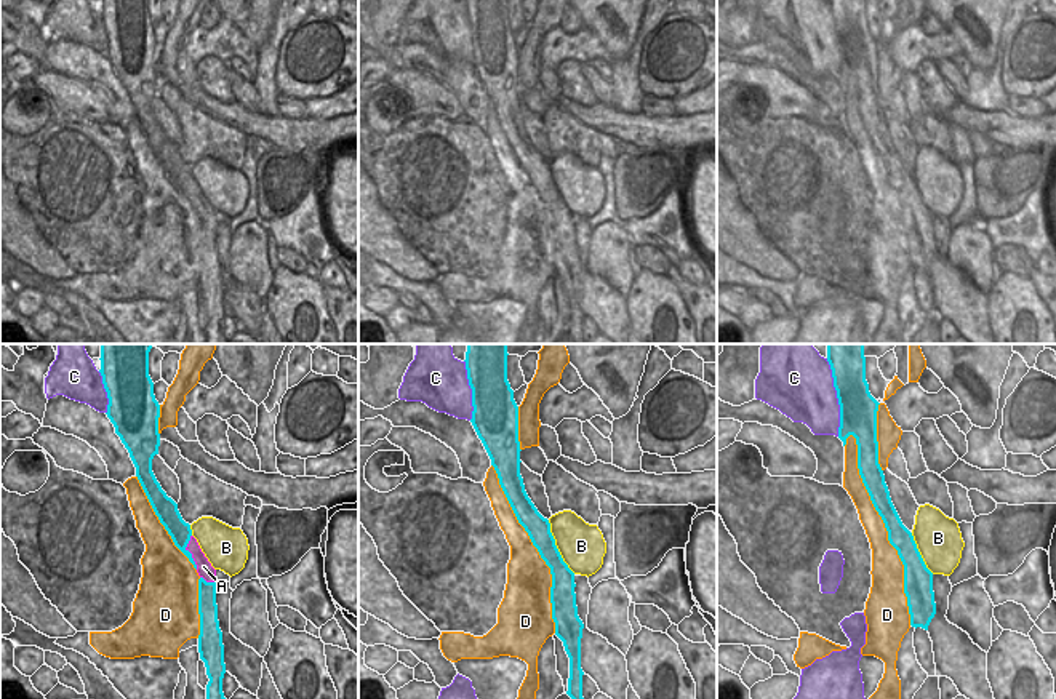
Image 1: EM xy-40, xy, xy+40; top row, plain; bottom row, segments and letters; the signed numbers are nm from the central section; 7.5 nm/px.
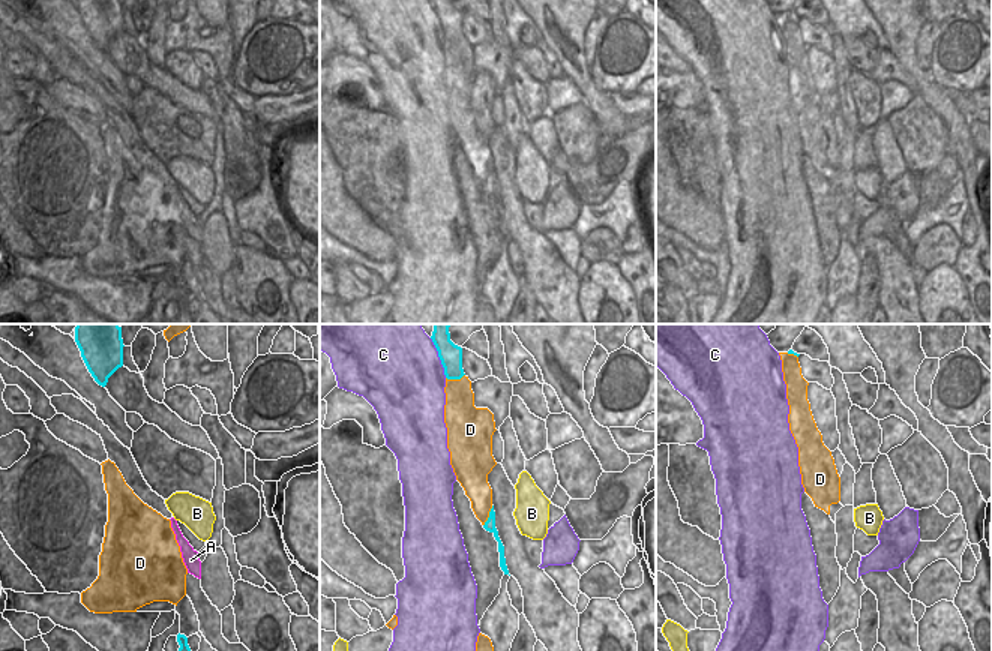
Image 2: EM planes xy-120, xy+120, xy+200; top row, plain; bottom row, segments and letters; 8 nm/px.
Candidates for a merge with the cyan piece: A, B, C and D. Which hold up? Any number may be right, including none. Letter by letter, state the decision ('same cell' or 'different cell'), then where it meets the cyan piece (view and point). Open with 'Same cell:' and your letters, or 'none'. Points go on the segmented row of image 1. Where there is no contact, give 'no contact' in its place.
Same cell: none
A: different cell; contact xy-40 (189, 552)
B: different cell; contact xy (556, 547)
C: different cell; contact xy+40 (837, 397)
D: different cell; contact xy+40 (887, 530)

